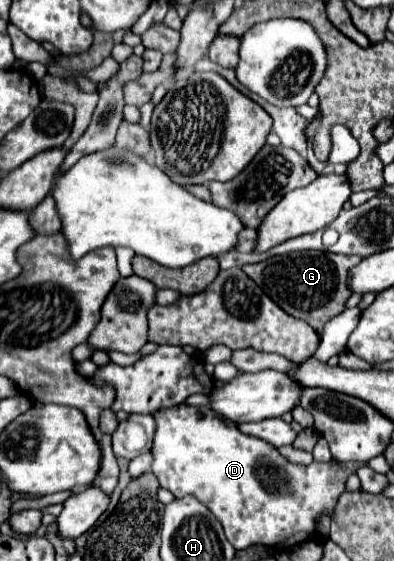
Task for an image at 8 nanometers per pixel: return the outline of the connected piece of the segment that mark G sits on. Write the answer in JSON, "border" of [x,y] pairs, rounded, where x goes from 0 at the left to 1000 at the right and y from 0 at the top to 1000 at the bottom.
{"border":[[[759,447],[713,458],[688,458],[647,472],[617,472],[612,480],[734,561],[779,572],[810,597],[820,579],[876,551],[876,537],[891,529],[881,512],[881,487],[916,465],[906,455],[850,455],[825,447]]]}

